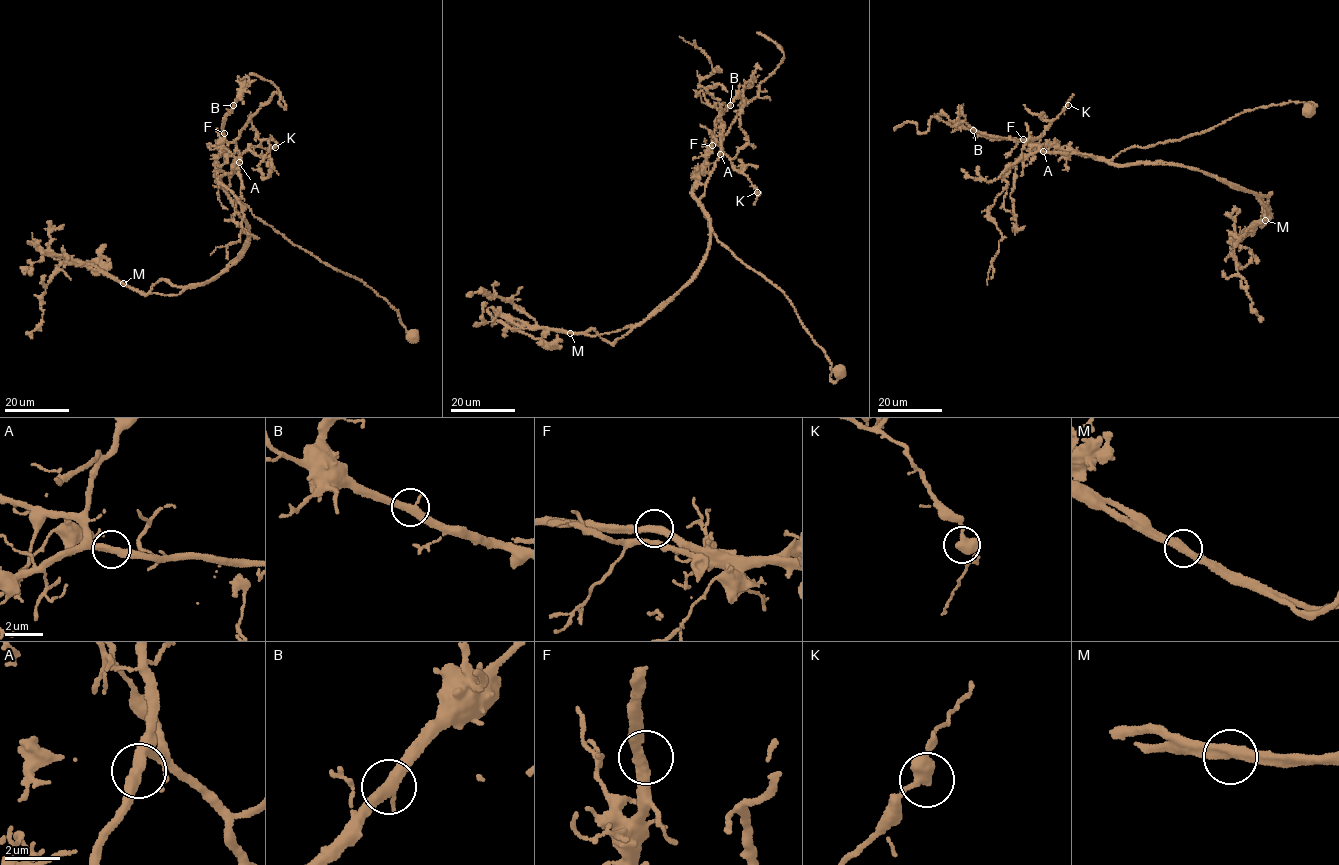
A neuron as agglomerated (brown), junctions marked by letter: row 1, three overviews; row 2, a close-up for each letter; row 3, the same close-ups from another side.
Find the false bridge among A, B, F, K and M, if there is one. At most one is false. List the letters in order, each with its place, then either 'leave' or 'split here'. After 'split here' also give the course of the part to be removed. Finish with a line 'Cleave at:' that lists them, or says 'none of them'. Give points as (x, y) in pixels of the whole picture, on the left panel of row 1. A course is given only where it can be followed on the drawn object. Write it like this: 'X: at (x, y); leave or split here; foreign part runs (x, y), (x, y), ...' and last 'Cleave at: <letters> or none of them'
A: at (239, 162); leave
B: at (233, 105); leave
F: at (224, 133); leave
K: at (275, 147); leave
M: at (123, 283); split here; foreign part runs (123, 283), (179, 294), (244, 251), (248, 226), (225, 187), (235, 139), (275, 92), (286, 106), (250, 73)
Cleave at: M

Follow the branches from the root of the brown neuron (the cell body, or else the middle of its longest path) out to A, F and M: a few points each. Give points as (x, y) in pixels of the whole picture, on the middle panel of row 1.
A: (838, 371), (836, 381), (830, 380), (831, 362), (783, 291), (735, 256), (710, 228), (698, 200), (720, 154)
F: (838, 371), (836, 381), (830, 380), (831, 362), (783, 291), (735, 256), (710, 228), (692, 190), (712, 145)
M: (838, 371), (830, 380), (788, 297), (718, 240), (702, 206), (710, 246), (678, 293), (639, 324), (570, 333)

